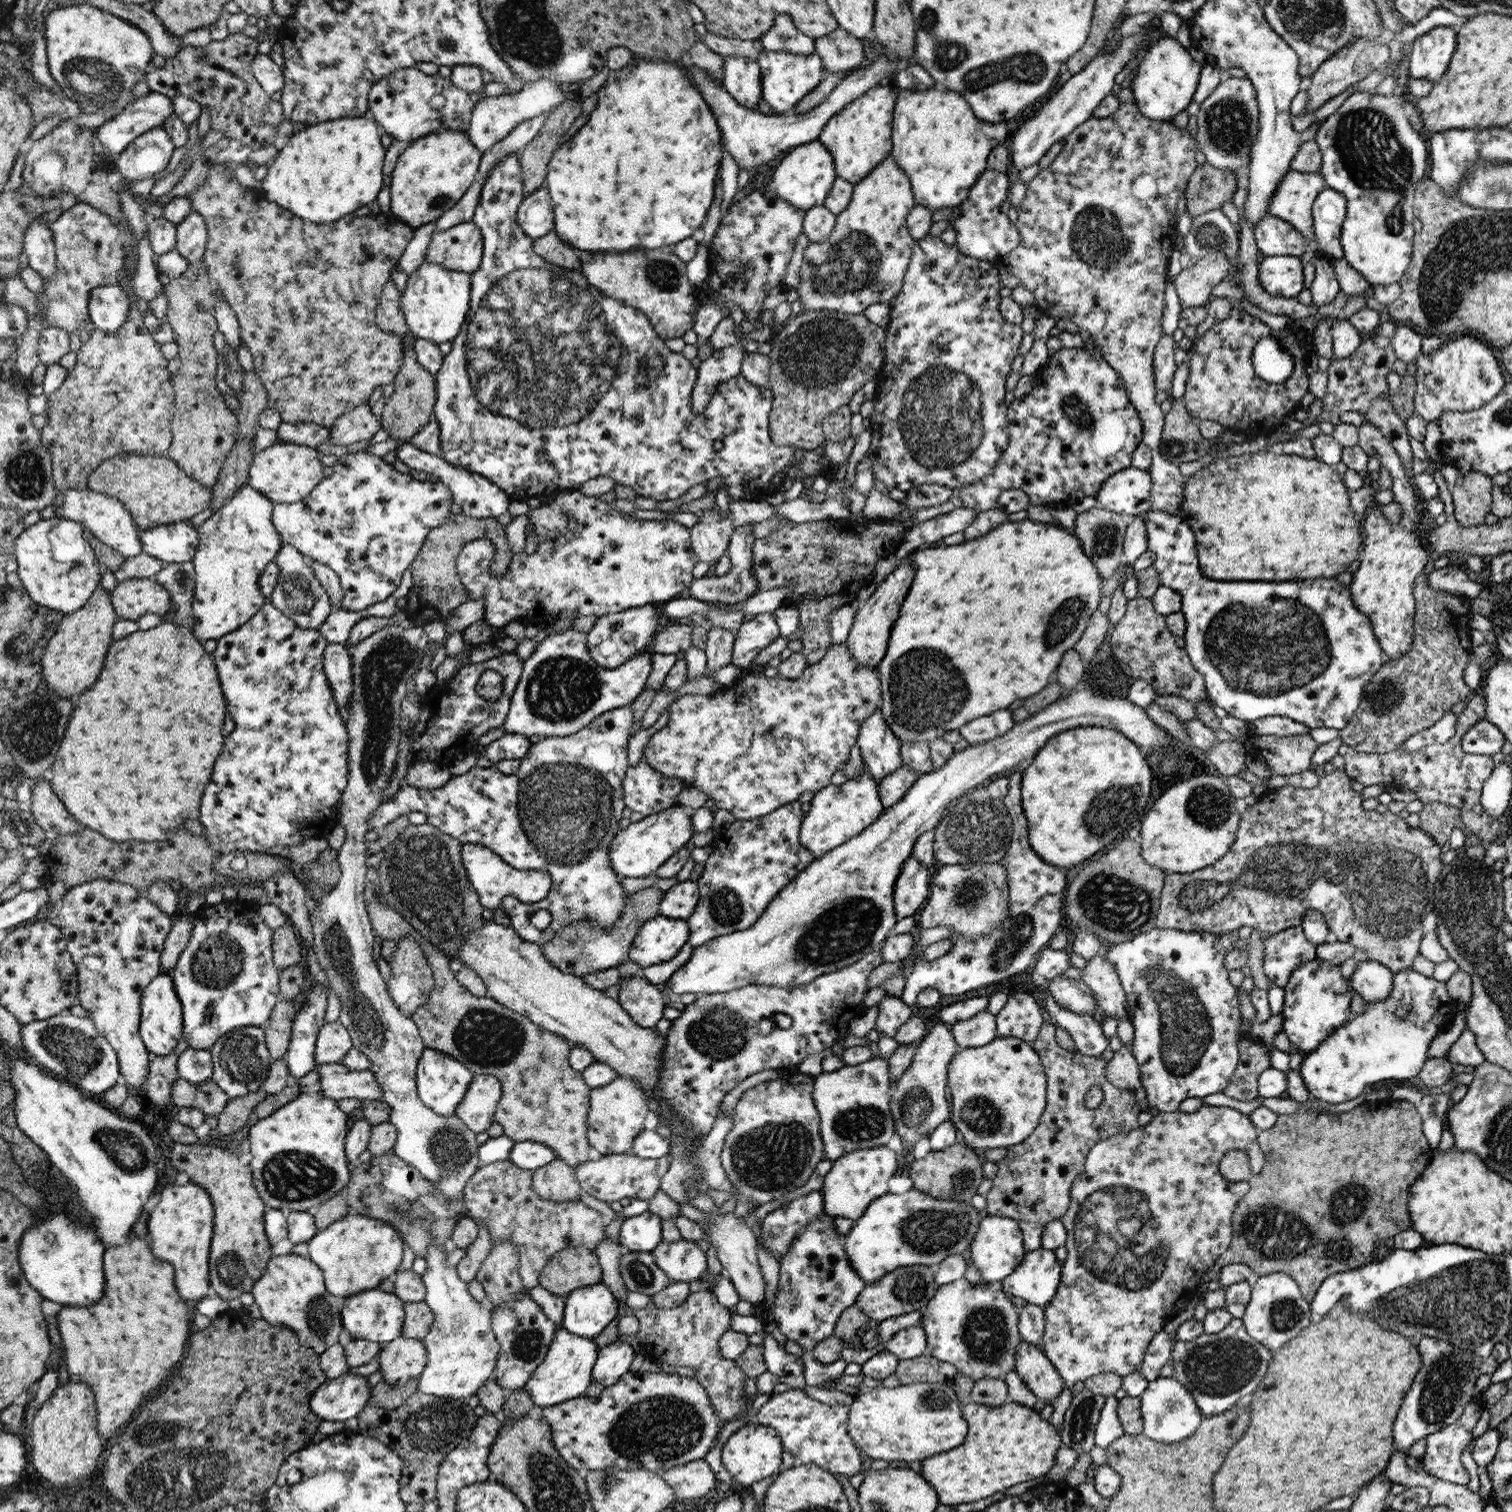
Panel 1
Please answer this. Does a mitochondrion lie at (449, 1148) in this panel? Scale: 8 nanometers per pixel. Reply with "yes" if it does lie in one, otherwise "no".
yes

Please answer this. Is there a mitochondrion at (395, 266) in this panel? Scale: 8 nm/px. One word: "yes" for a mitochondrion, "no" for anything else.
no

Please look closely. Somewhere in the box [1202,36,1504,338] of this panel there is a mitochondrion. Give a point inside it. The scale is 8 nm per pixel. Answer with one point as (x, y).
(1366, 141)

